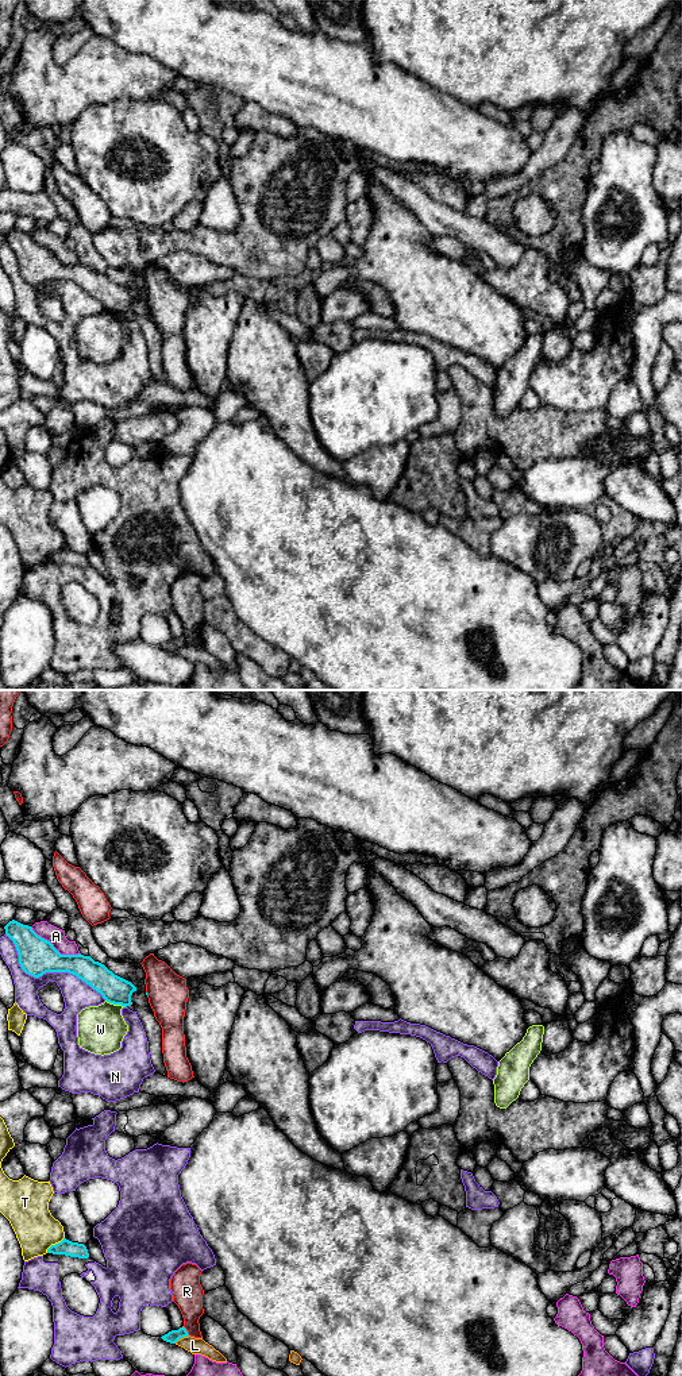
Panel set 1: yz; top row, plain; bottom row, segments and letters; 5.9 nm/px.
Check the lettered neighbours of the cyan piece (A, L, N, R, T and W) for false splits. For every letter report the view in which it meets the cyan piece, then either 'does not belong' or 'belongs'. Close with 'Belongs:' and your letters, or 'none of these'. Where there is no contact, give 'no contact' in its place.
A: meets cyan in yz; does not belong
L: meets cyan in yz; does not belong
N: meets cyan in yz; does not belong
R: meets cyan in yz; does not belong
T: meets cyan in yz; does not belong
W: meets cyan in yz; does not belong
Belongs: none of these

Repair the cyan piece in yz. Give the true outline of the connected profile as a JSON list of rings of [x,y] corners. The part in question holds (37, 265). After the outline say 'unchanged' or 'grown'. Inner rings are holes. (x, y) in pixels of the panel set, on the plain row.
[[[15,228],[9,230],[4,238],[16,255],[19,273],[26,282],[39,286],[46,281],[69,281],[100,301],[107,311],[124,316],[132,313],[131,304],[136,296],[90,265],[61,263],[31,235]]]; unchanged

